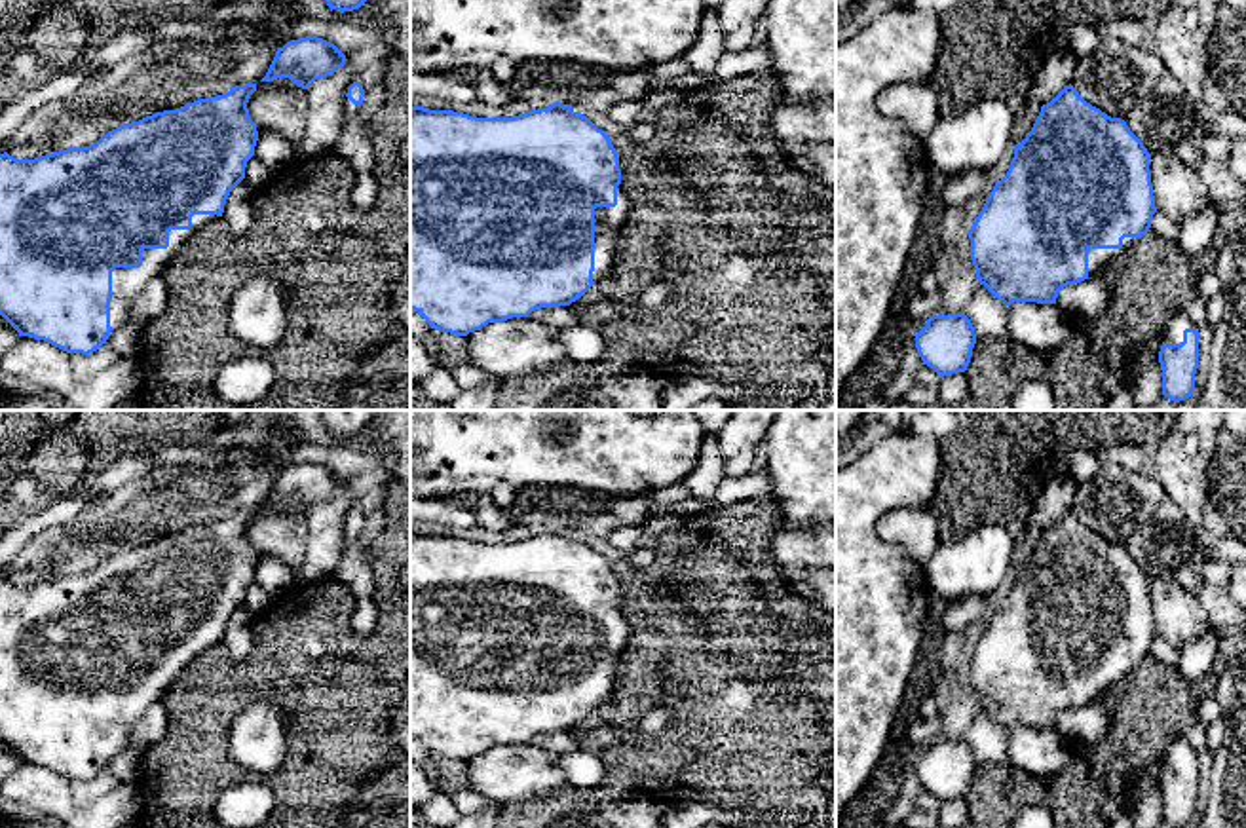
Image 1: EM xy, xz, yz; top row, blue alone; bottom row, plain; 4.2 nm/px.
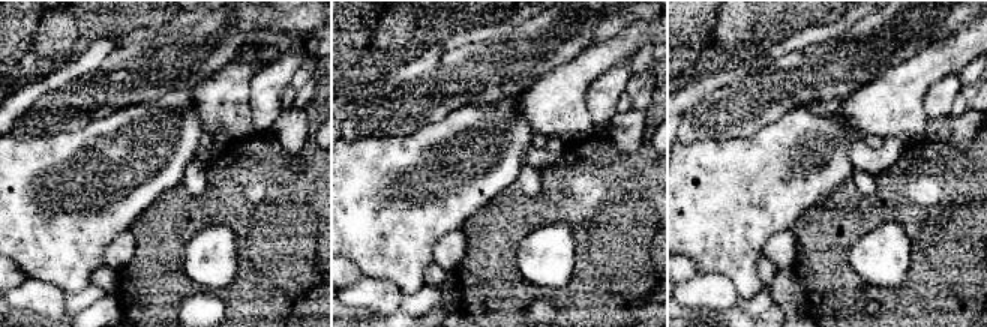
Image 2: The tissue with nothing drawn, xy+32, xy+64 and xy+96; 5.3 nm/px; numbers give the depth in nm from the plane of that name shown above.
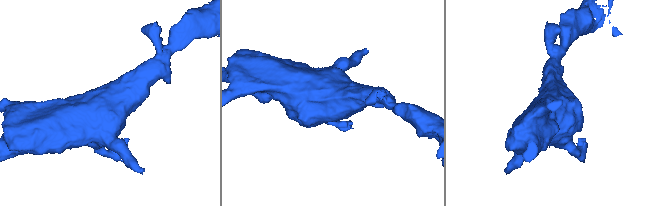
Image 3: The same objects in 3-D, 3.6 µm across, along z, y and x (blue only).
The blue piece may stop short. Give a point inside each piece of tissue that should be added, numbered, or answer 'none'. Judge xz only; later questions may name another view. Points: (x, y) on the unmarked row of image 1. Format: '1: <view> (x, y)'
1: xz (608, 646)

